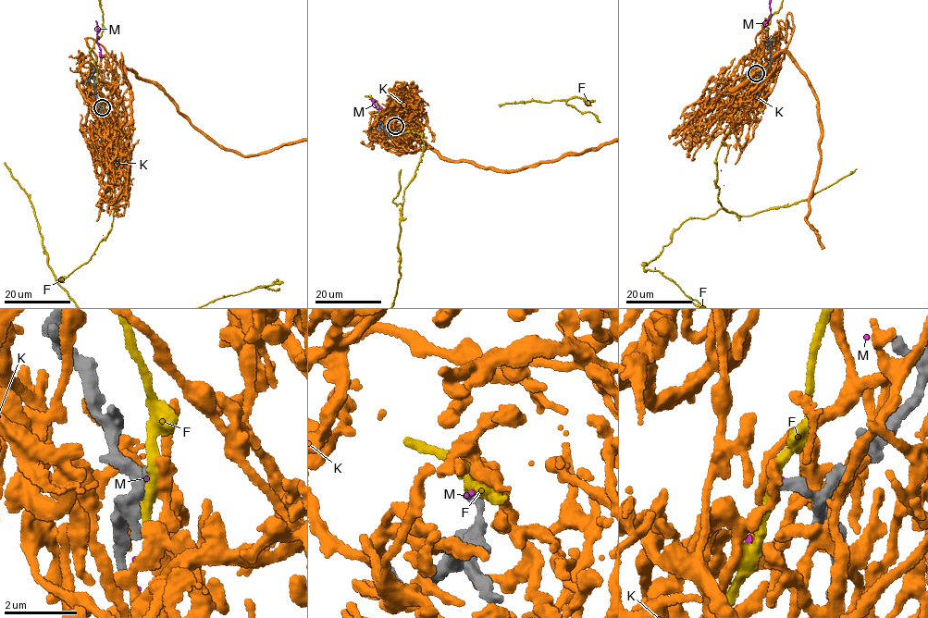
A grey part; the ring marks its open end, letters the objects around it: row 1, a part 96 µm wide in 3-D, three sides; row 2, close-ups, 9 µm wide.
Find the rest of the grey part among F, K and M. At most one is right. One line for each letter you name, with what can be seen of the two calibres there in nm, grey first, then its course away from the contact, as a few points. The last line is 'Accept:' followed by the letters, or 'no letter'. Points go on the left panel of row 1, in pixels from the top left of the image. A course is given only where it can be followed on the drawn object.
K: Thickness 280 nm (grey) against 360 nm
Accept: K

